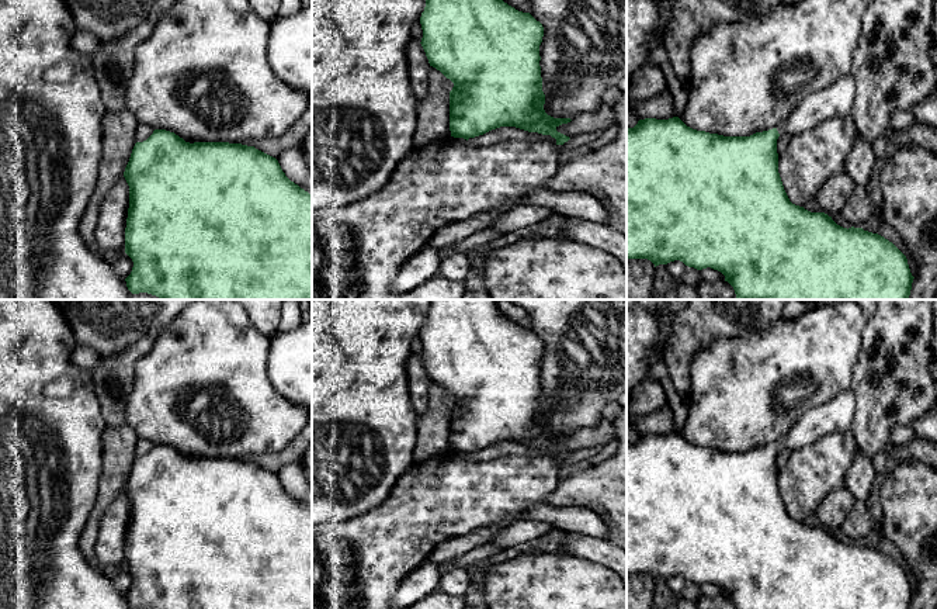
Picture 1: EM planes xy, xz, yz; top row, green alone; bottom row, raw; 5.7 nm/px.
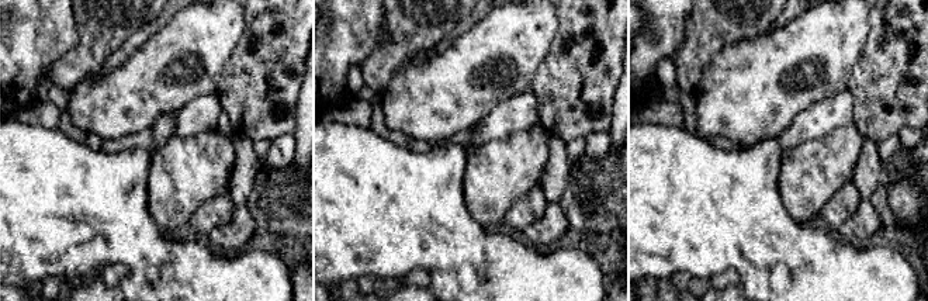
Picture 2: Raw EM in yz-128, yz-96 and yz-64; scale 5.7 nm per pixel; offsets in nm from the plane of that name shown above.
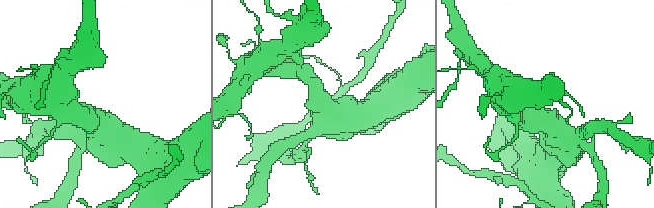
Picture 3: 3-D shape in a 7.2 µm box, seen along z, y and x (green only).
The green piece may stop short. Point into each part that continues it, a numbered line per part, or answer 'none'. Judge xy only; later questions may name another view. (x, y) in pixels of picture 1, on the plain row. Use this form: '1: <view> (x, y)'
none

